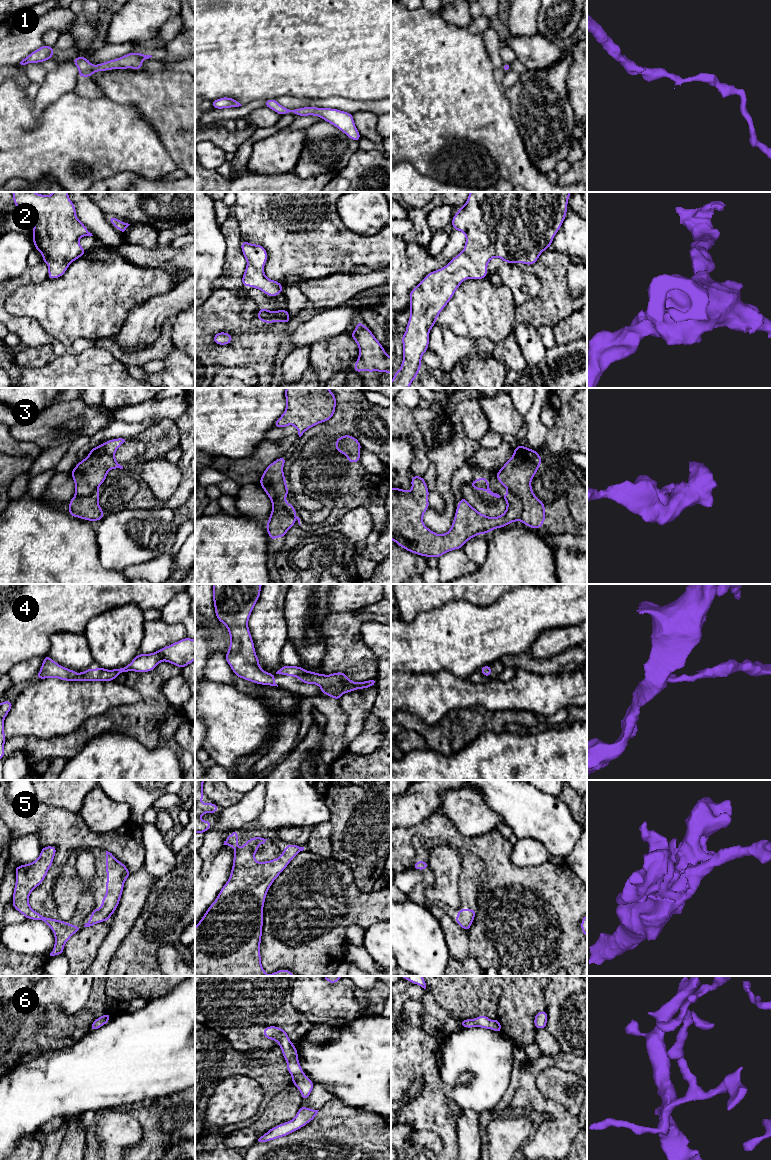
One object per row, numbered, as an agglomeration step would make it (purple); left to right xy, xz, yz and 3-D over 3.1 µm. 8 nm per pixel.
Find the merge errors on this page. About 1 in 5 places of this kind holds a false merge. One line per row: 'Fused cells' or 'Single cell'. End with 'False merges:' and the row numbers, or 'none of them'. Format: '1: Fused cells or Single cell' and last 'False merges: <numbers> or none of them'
1: Single cell
2: Single cell
3: Fused cells
4: Single cell
5: Single cell
6: Single cell
False merges: 3

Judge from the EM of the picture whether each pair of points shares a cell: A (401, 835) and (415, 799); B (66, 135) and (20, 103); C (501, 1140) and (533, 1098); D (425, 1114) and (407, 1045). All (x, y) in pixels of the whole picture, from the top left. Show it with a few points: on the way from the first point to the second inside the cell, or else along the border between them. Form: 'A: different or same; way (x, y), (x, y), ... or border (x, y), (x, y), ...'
A: different; border (426, 817), (413, 825), (401, 828)
B: same; way (48, 135), (25, 135), (20, 130), (20, 121)
C: different; border (527, 1113), (517, 1114)
D: same; way (425, 1097), (428, 1082), (425, 1074), (413, 1062)

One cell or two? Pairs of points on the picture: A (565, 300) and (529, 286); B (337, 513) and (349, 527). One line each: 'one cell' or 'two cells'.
A: two cells
B: two cells

